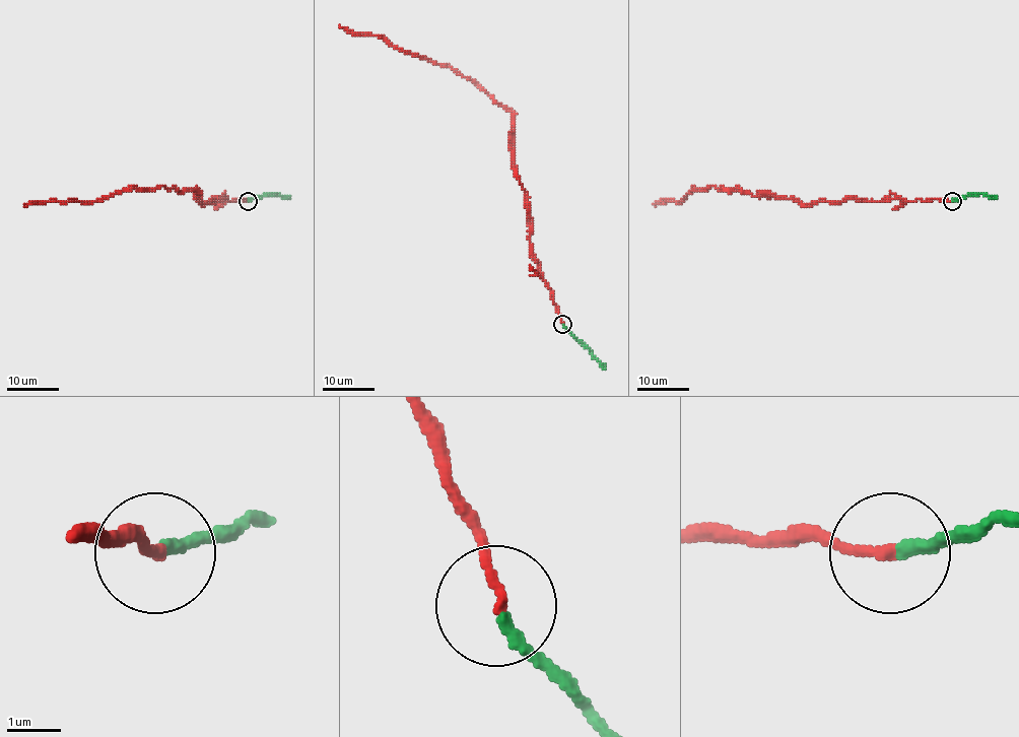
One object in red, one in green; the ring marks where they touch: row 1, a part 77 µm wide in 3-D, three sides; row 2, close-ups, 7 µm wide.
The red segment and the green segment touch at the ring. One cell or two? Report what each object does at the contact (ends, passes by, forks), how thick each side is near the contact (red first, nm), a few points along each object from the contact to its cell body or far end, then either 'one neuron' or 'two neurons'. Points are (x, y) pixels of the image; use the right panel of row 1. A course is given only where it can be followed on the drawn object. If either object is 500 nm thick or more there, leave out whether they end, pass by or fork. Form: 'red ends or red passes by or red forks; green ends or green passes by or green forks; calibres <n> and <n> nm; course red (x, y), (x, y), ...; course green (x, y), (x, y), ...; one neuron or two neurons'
red ends; green ends; calibres 170 and 240 nm; course red (952, 200), (844, 198), (803, 203), (715, 186), (693, 189), (680, 200), (666, 200), (655, 207); course green (953, 200), (971, 194), (998, 198); one neuron

